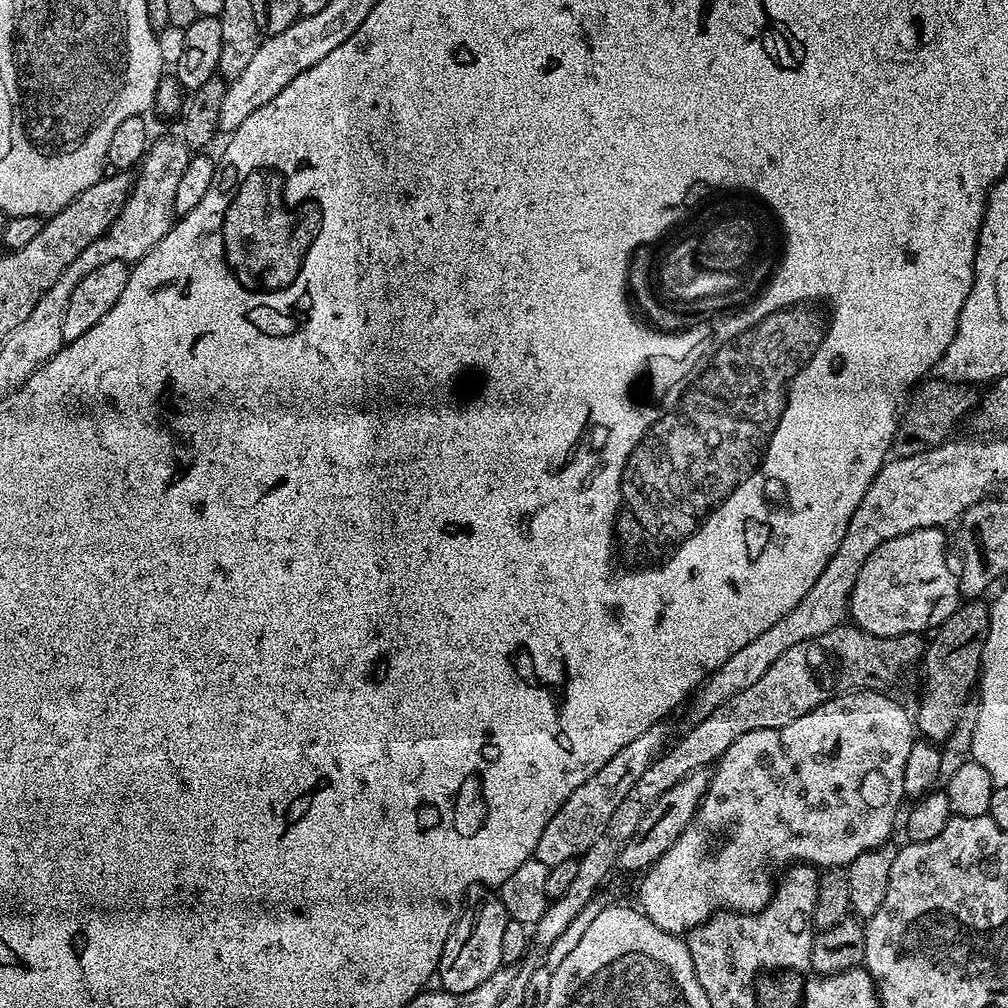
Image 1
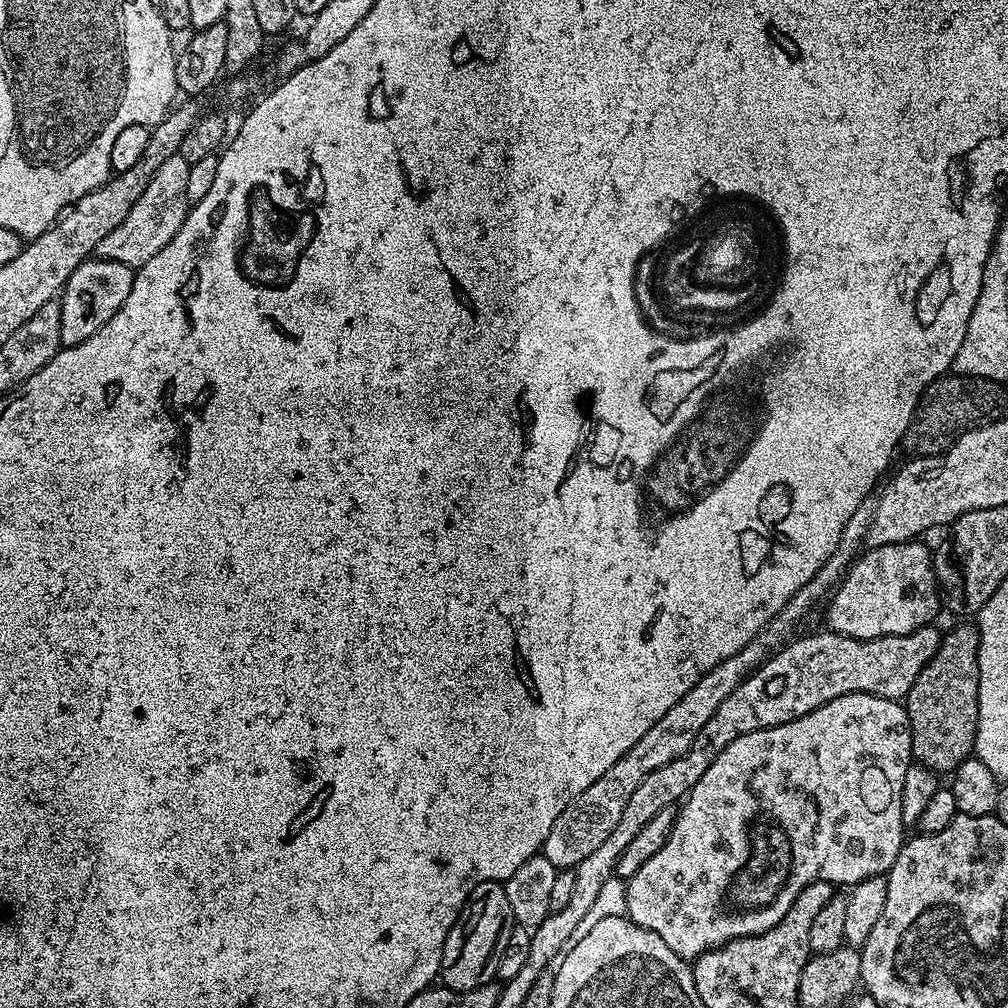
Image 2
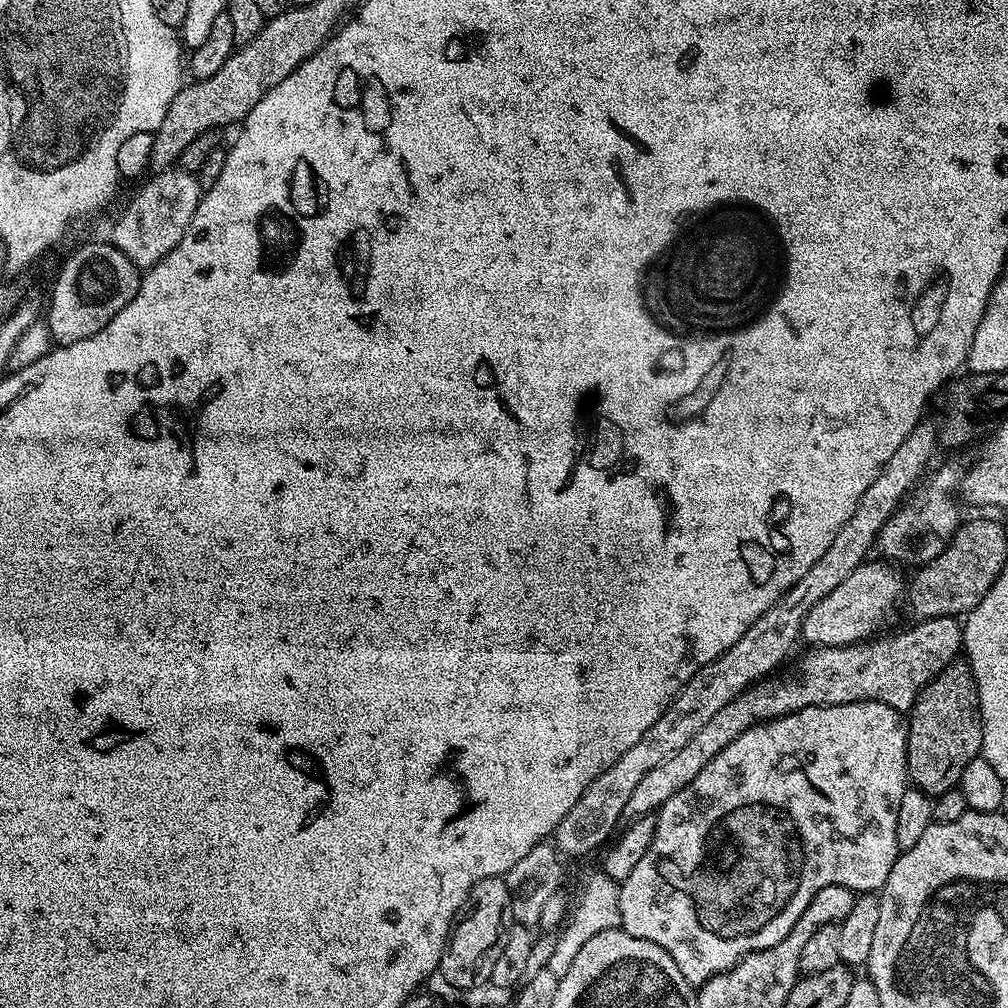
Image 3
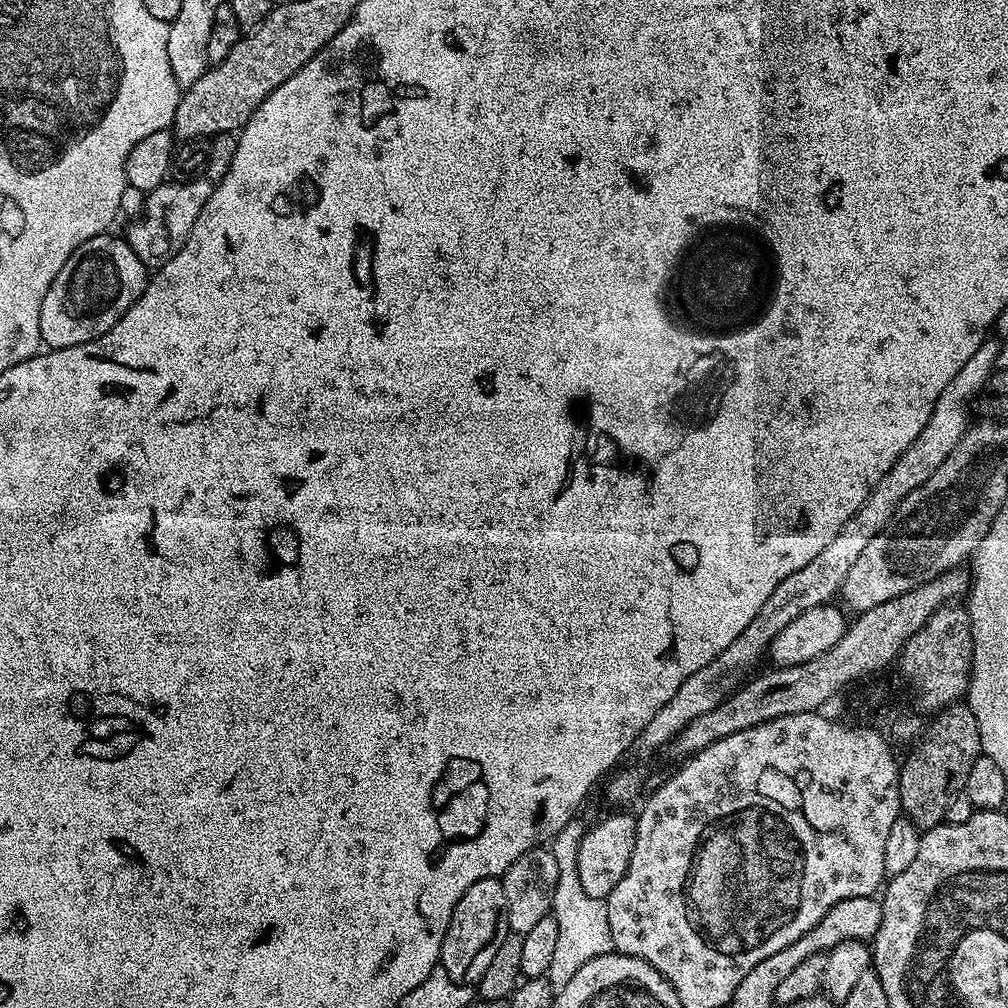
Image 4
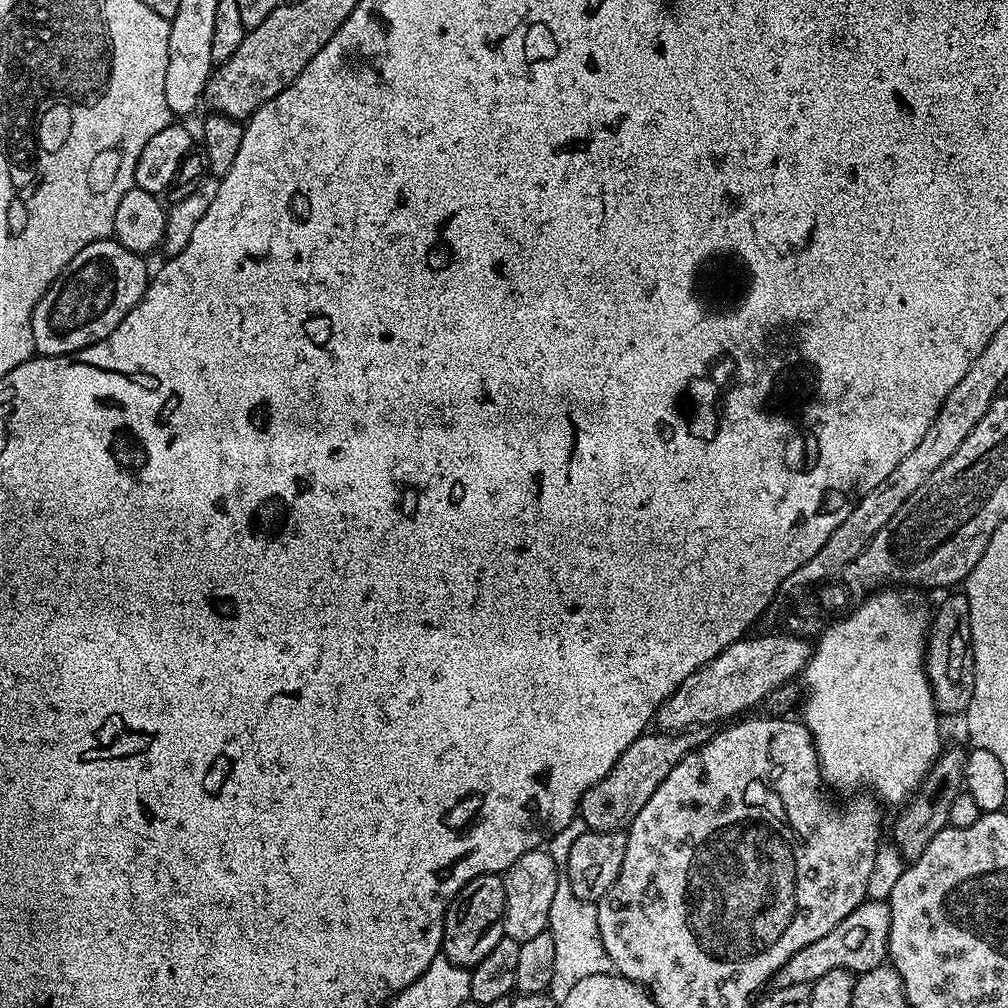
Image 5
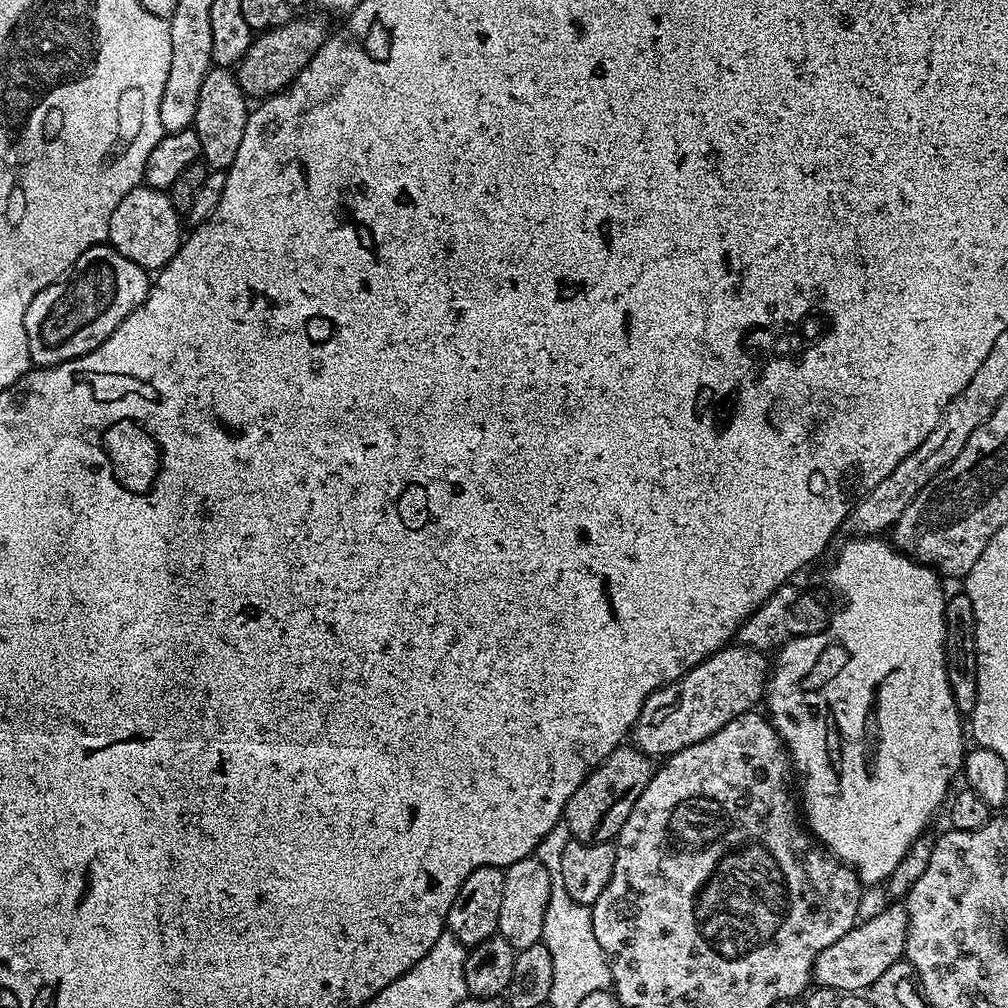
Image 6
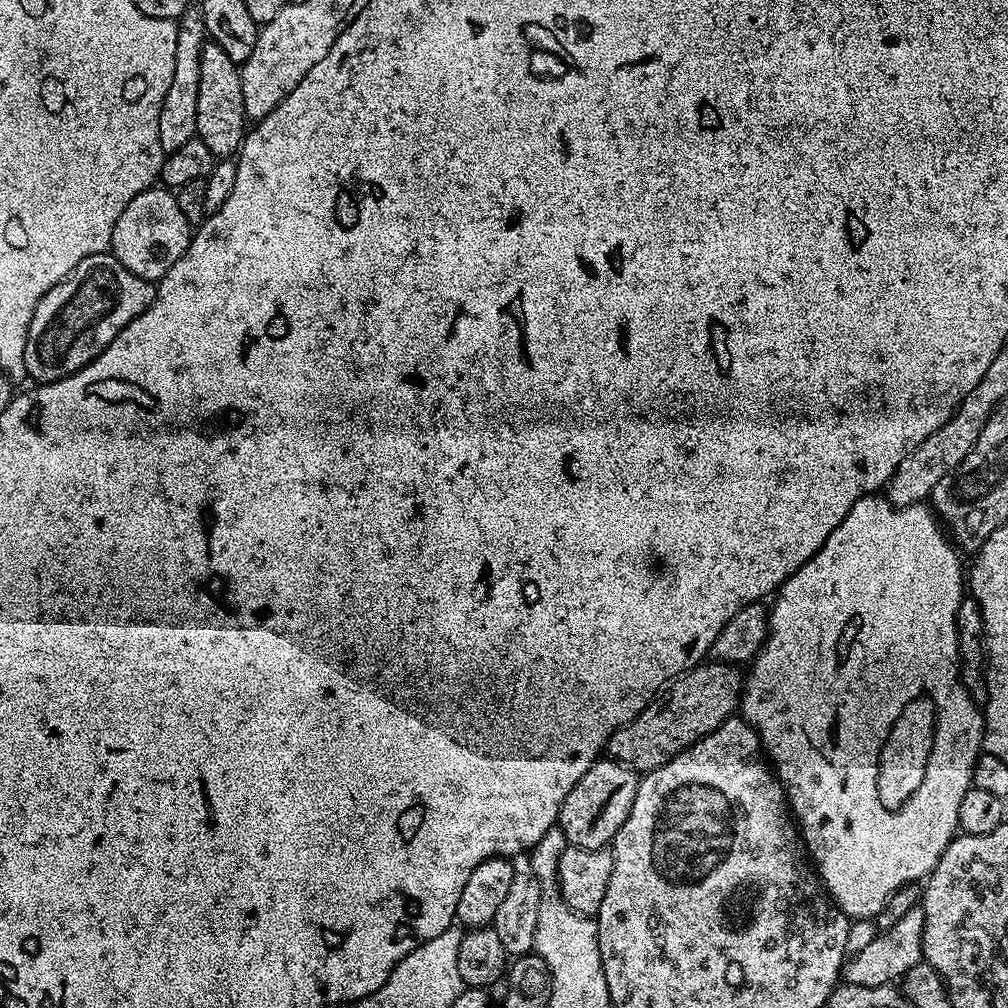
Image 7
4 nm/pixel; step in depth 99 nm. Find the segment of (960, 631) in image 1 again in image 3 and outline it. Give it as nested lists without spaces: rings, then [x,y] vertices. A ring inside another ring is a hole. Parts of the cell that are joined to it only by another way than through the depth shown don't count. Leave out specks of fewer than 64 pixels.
[[[960,658],[946,665],[918,694],[910,715],[907,717],[906,727],[908,730],[909,781],[924,795],[933,798],[946,794],[946,790],[957,787],[962,778],[962,770],[970,766],[973,758],[981,755],[984,747],[982,742],[984,723],[980,717],[980,695],[971,666]]]

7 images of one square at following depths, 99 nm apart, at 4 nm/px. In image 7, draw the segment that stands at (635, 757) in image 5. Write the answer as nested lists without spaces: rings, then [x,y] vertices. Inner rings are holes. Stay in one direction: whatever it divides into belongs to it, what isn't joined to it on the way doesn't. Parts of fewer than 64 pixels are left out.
[[[597,758],[586,770],[586,774],[578,778],[574,790],[566,794],[560,807],[558,826],[569,845],[586,850],[608,848],[622,822],[626,822],[630,814],[640,782],[641,777],[627,764],[619,764],[611,758]]]

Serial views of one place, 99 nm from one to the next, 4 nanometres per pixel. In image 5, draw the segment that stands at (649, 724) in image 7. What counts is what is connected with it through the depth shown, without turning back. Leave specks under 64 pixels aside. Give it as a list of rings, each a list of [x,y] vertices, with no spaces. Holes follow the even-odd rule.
[[[752,634],[743,640],[735,640],[729,648],[722,650],[722,654],[690,674],[690,678],[686,678],[686,682],[682,682],[678,690],[674,690],[669,700],[657,708],[655,727],[661,732],[671,732],[697,726],[716,726],[741,714],[751,713],[748,711],[755,704],[763,705],[774,690],[778,690],[783,684],[793,683],[812,657],[813,645],[805,637],[783,635]]]

